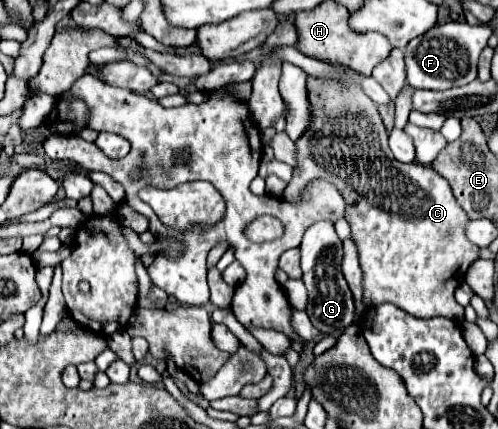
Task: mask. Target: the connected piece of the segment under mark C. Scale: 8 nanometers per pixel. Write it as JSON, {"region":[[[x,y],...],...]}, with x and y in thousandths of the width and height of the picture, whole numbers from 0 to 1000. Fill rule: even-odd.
{"region":[[[618,182],[618,228],[622,228],[622,242],[627,242],[627,266],[631,266],[631,284],[622,294],[622,303],[594,331],[598,340],[598,392],[590,401],[590,415],[586,424],[574,434],[570,443],[570,462],[582,466],[582,471],[602,471],[606,462],[606,448],[610,438],[631,424],[631,420],[655,420],[655,424],[667,424],[679,448],[687,452],[687,462],[695,466],[695,513],[703,522],[703,536],[707,536],[707,559],[719,578],[719,592],[723,592],[723,620],[731,620],[731,704],[739,713],[755,713],[755,709],[771,709],[771,704],[783,704],[783,709],[795,709],[803,713],[811,727],[819,732],[831,732],[835,741],[871,741],[871,737],[892,737],[892,741],[904,741],[920,755],[932,755],[932,713],[924,713],[916,699],[912,699],[912,676],[932,657],[932,643],[936,643],[936,629],[944,625],[944,615],[952,615],[960,601],[964,601],[964,578],[952,573],[940,555],[936,555],[936,517],[944,517],[940,499],[920,480],[908,443],[904,443],[904,429],[896,424],[896,415],[888,415],[876,396],[863,396],[863,387],[847,387],[847,382],[807,382],[791,368],[791,359],[783,359],[779,350],[779,312],[771,303],[771,289],[763,280],[763,266],[755,256],[755,242],[727,214],[727,205],[719,200],[691,200],[683,191],[671,191],[671,186],[643,186],[643,182]]]}

